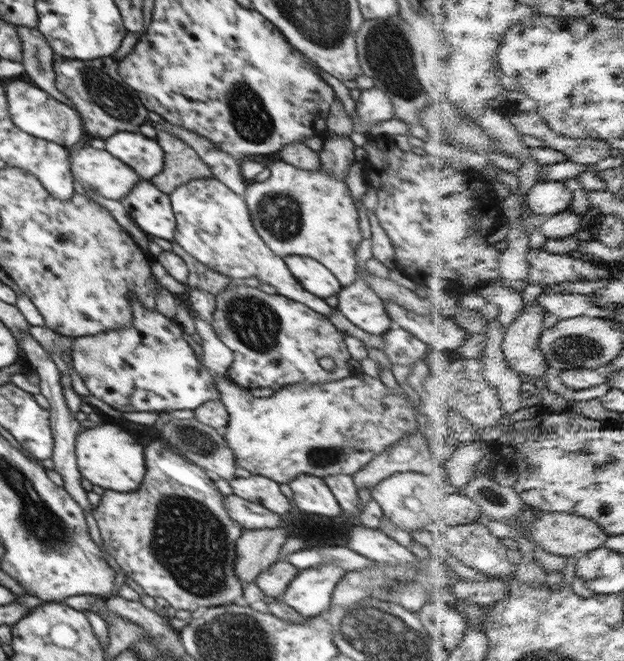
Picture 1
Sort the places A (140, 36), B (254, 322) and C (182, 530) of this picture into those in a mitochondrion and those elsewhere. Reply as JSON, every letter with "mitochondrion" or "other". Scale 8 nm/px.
{"A":"other","B":"mitochondrion","C":"mitochondrion"}

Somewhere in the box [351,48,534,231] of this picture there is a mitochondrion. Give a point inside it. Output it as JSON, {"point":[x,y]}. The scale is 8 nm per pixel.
{"point":[476,129]}

